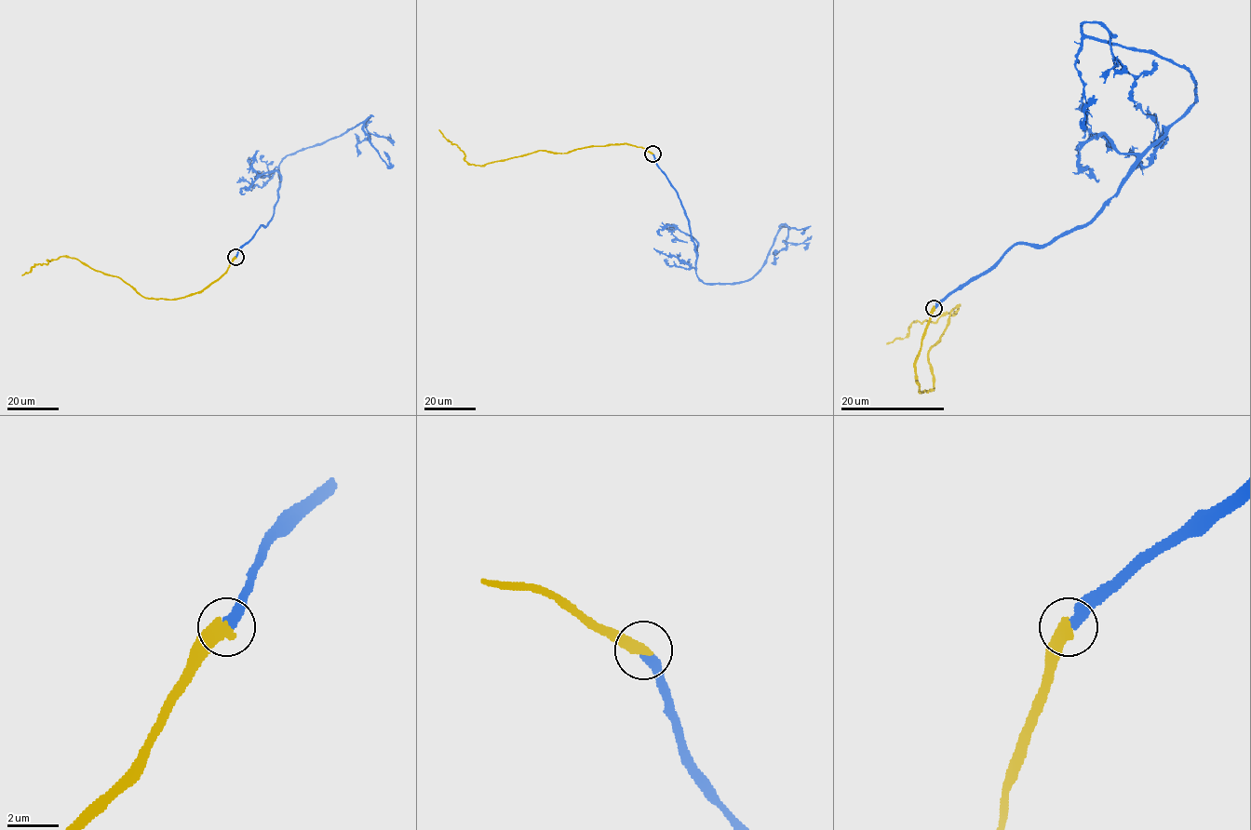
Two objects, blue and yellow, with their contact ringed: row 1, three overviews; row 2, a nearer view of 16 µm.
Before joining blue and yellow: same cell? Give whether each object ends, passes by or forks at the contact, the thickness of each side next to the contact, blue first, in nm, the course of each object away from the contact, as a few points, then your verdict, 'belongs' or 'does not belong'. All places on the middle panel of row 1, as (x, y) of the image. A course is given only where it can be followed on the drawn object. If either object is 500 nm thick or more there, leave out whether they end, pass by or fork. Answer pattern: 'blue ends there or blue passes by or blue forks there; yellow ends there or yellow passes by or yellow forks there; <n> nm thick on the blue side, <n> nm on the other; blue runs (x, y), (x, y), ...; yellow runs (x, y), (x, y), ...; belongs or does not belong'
440 nm thick on the blue side, 550 nm on the other; blue runs (652, 153), (688, 219), (701, 281), (749, 279), (763, 264), (777, 233), (786, 227), (786, 246), (771, 263); yellow runs (652, 153), (635, 145), (608, 144), (561, 153), (536, 151), (477, 166), (468, 164), (464, 153), (438, 129); belongs

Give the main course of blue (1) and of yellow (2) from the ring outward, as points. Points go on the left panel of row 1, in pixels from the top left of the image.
1: (235, 257), (272, 218), (284, 158), (343, 134), (370, 114), (366, 125), (369, 135), (357, 141), (354, 134)
2: (235, 257), (208, 286), (173, 299), (144, 298), (119, 278), (65, 256), (34, 264), (21, 275)

